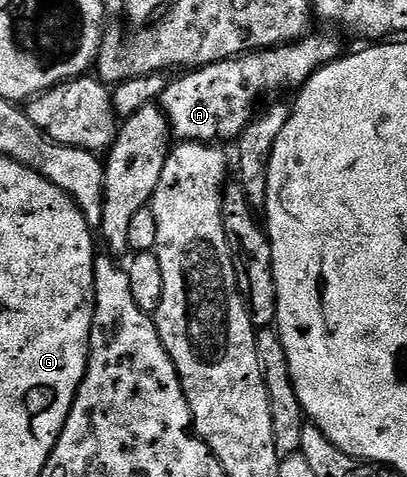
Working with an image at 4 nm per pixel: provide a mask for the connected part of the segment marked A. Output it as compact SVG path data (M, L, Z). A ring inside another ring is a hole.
M315 34L286 46L257 50L226 62L201 66L183 73L186 75L177 82L171 81L158 99L160 109L168 118L171 137L180 142L209 144L224 144L227 138L239 139L240 133L251 124L256 101L263 94L276 96L279 90L295 91L309 82L316 71L341 57L342 50L334 39Z

